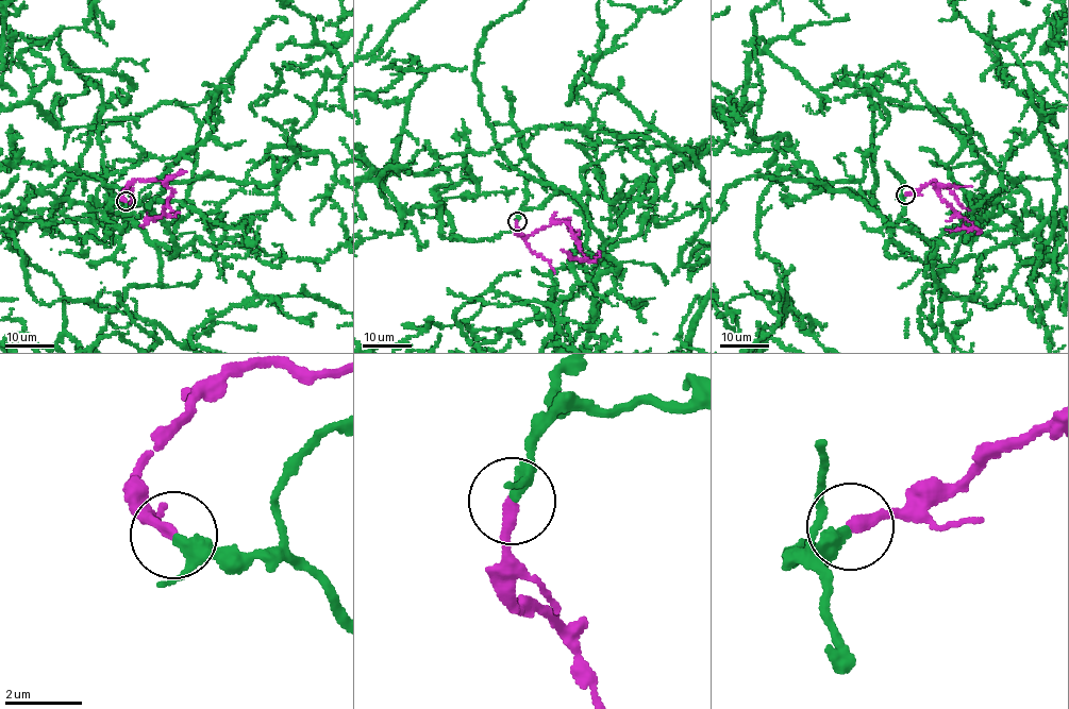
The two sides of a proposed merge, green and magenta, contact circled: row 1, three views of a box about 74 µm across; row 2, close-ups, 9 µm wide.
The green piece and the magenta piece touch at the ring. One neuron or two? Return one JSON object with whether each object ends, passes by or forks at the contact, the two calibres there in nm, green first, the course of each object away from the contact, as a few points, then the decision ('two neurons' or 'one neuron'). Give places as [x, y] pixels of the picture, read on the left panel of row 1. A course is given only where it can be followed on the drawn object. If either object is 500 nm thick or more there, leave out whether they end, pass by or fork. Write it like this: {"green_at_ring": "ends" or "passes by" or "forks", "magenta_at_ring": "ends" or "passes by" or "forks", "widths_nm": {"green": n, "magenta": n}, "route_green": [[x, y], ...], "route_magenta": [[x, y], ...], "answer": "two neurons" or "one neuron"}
{"green_at_ring": "passes by", "magenta_at_ring": "ends", "widths_nm": {"green": 220, "magenta": 240}, "route_green": [[126, 201], [174, 255], [112, 193], [123, 210], [101, 113], [119, 76]], "route_magenta": [[126, 201], [121, 199], [121, 192], [135, 180], [160, 180], [172, 190], [163, 206], [163, 215], [140, 224]], "answer": "one neuron"}

